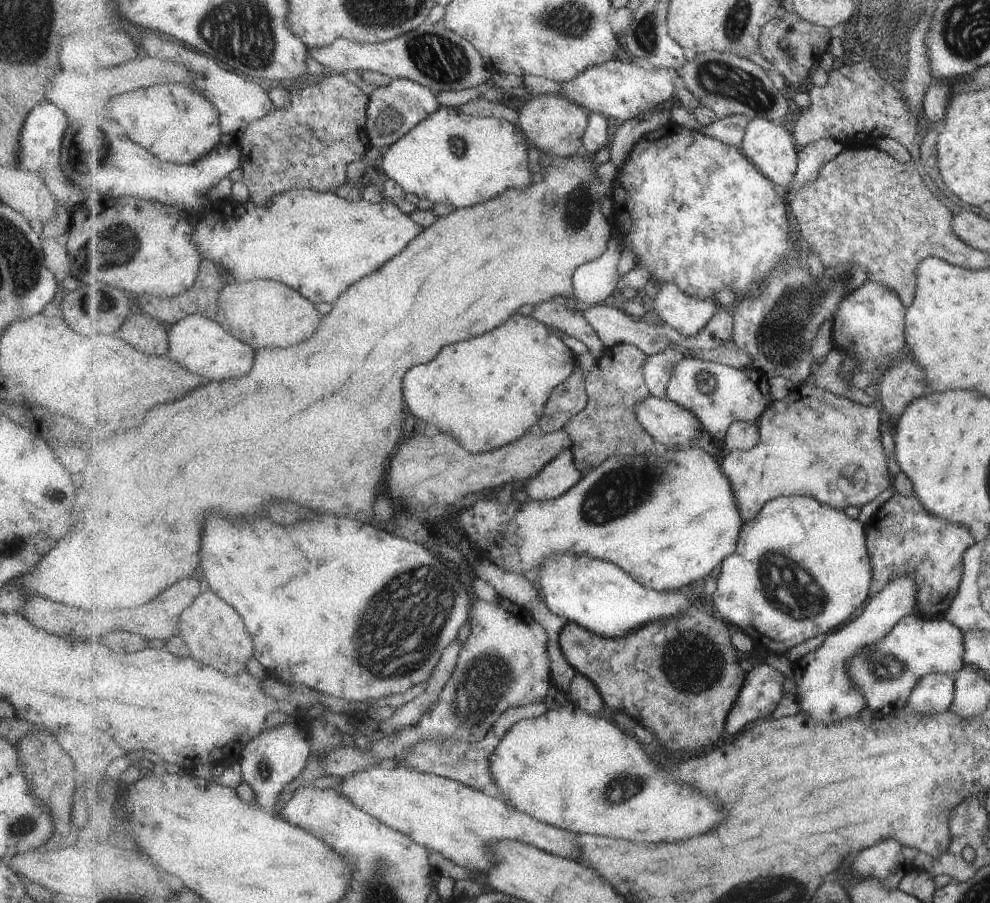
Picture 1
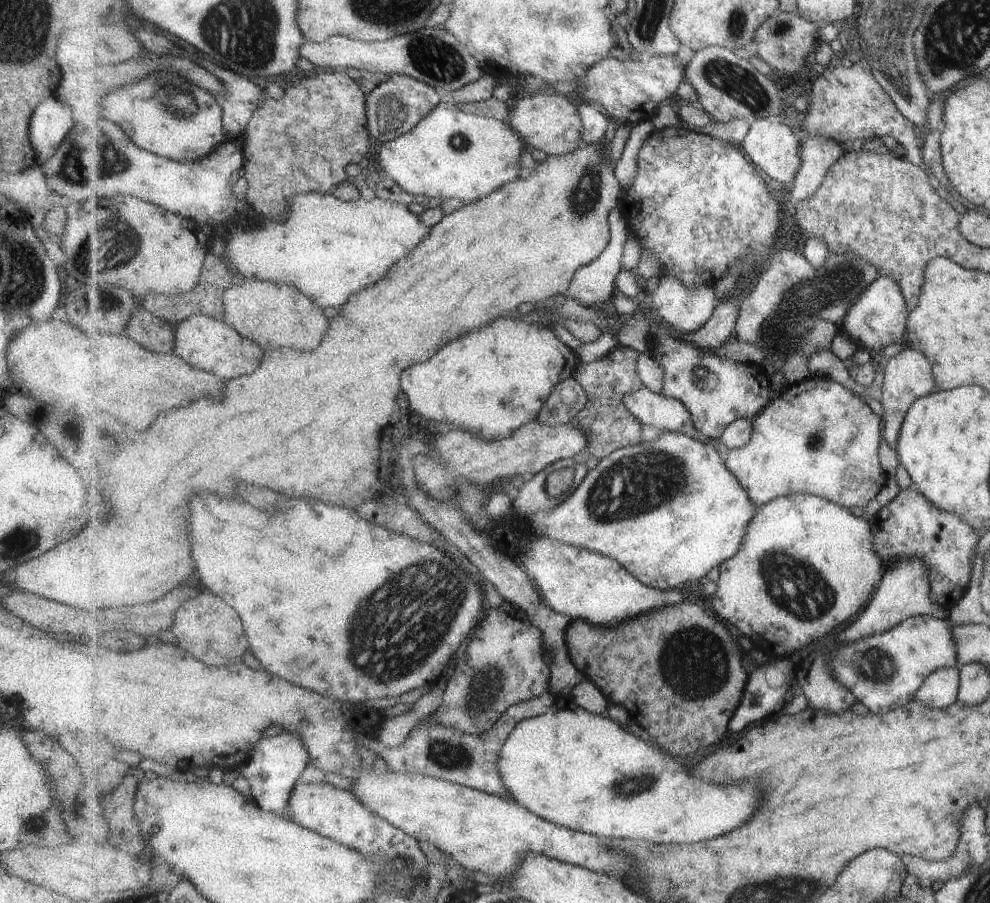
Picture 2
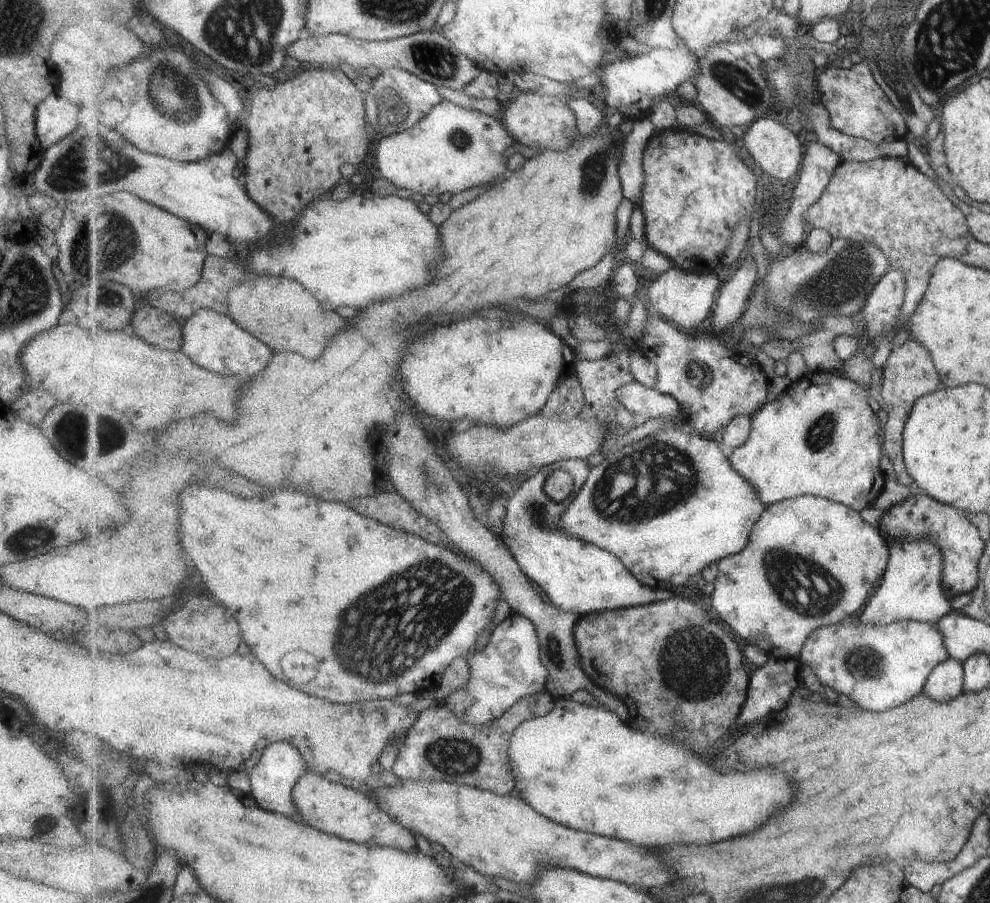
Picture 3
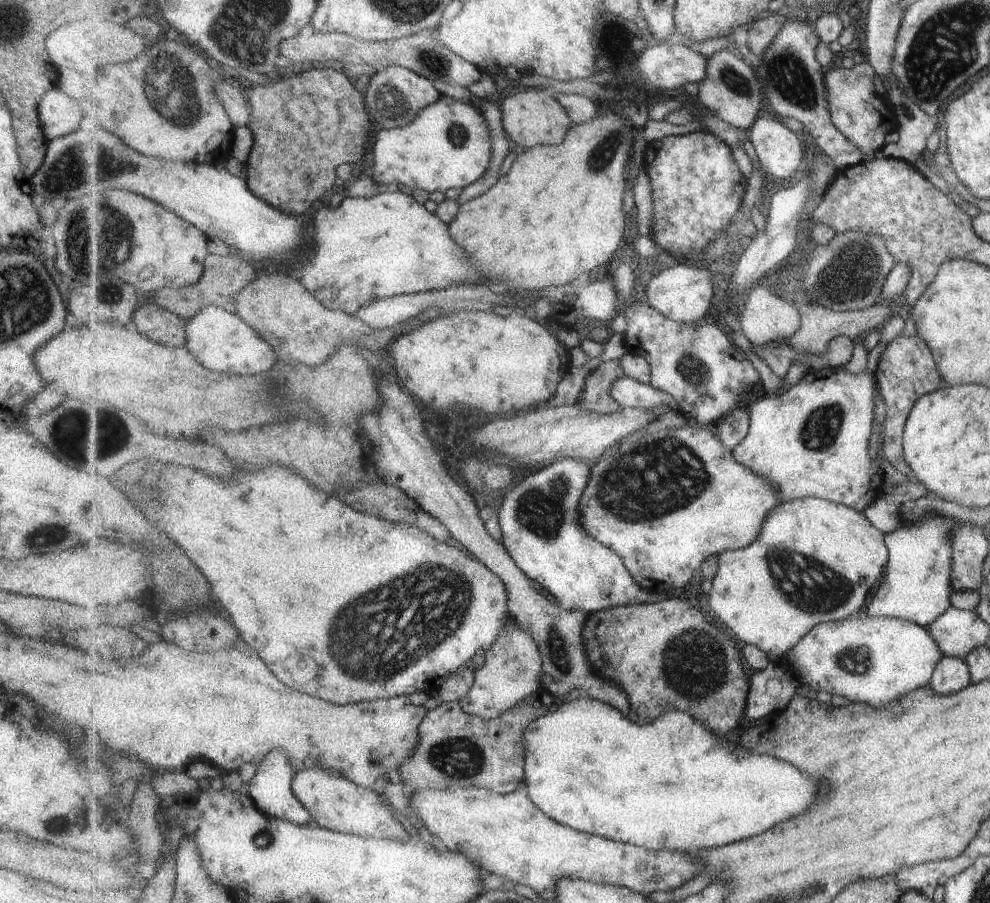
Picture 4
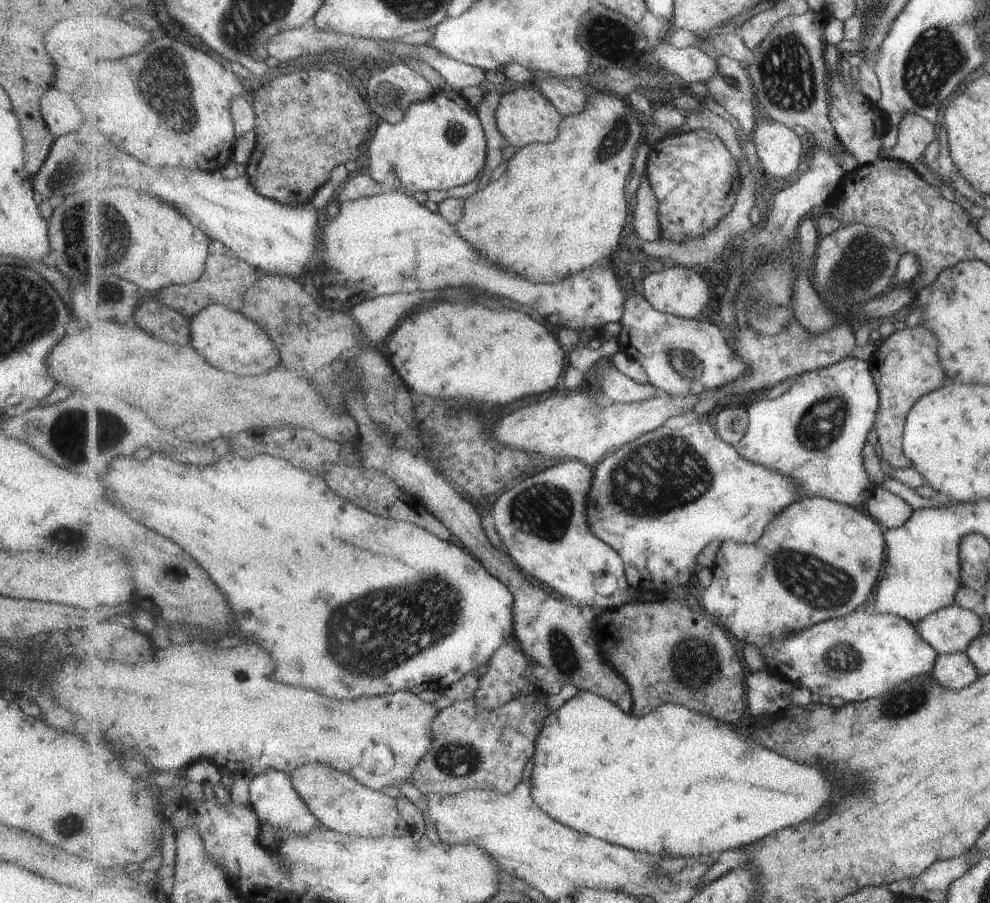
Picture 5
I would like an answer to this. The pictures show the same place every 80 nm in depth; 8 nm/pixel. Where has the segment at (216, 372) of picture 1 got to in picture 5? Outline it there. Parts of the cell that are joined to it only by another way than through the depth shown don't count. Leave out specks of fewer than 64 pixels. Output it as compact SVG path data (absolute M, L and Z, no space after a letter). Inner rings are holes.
M213 303L191 318L191 334L193 348L215 368L233 372L239 376L255 376L265 374L277 368L281 356L263 330L254 320L245 316L241 311L228 309L226 306Z

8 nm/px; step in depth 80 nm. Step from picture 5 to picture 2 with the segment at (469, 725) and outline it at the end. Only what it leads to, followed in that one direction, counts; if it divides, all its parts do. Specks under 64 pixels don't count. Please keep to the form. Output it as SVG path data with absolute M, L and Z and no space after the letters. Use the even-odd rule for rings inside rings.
M545 693L530 701L513 705L506 710L493 728L481 736L473 736L459 729L444 727L443 725L431 725L427 719L417 725L407 740L397 748L392 749L385 746L376 737L371 741L366 741L366 746L373 753L378 753L387 762L389 769L393 771L452 780L454 783L466 787L505 797L508 796L509 790L507 790L502 774L498 769L498 760L503 745L521 721L549 712L555 703L556 696Z

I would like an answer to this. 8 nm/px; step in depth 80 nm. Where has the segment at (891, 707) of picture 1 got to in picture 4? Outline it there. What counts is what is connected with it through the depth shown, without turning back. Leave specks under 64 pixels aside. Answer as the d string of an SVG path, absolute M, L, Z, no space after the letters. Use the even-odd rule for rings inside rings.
M863 612L863 616L855 615L843 622L820 624L819 628L813 628L795 645L785 662L781 662L787 664L787 668L802 685L810 686L816 692L827 692L830 696L845 696L853 703L865 703L878 709L887 706L898 696L928 686L934 667L942 656L942 651L922 625L895 617L872 617Z

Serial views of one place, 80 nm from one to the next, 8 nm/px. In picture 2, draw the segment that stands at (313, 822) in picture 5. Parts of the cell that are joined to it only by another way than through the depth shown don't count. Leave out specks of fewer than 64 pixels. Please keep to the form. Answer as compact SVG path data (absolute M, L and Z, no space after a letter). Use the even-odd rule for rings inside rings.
M283 730L276 736L263 737L257 740L249 749L250 757L241 766L241 774L251 785L251 798L268 811L287 815L290 806L291 793L294 786L311 762L310 752L302 738L294 732Z

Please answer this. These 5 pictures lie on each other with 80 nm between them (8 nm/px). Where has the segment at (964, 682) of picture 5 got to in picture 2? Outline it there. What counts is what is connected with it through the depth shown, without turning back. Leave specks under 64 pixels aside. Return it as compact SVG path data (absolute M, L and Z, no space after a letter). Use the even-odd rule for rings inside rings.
M955 667L937 669L922 680L913 700L933 709L947 708L955 703L958 672Z

